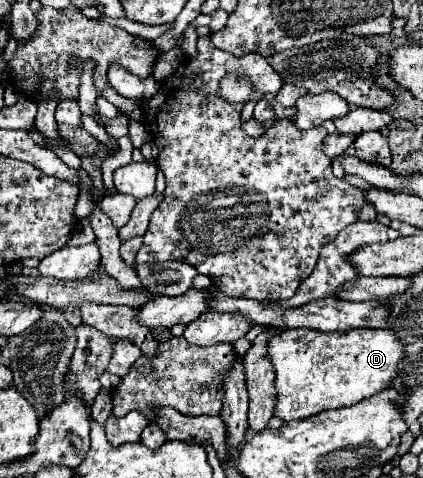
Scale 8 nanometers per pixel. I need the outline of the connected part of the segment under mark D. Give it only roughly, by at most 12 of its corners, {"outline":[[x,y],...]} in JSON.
{"outline":[[278,329],[274,415],[292,421],[390,387],[394,329]]}

